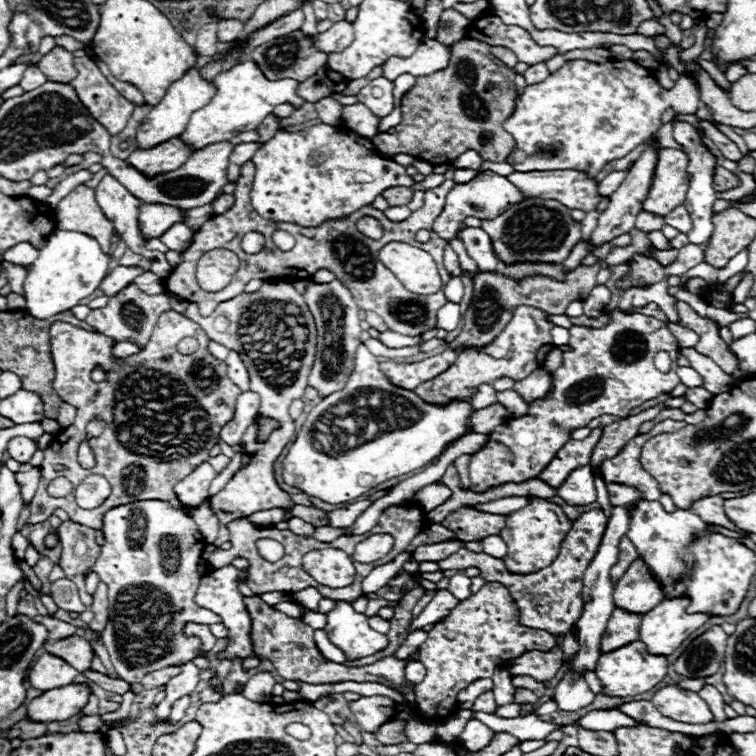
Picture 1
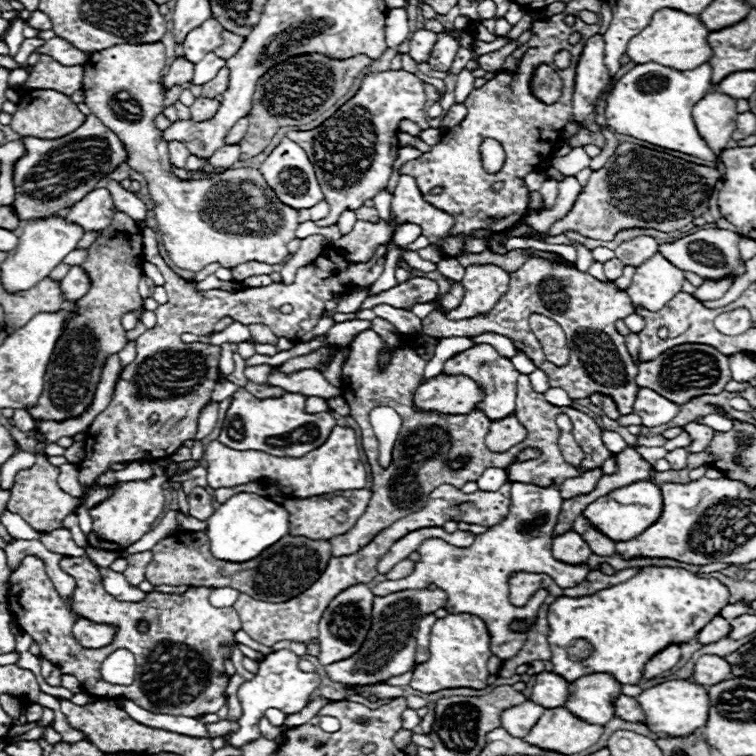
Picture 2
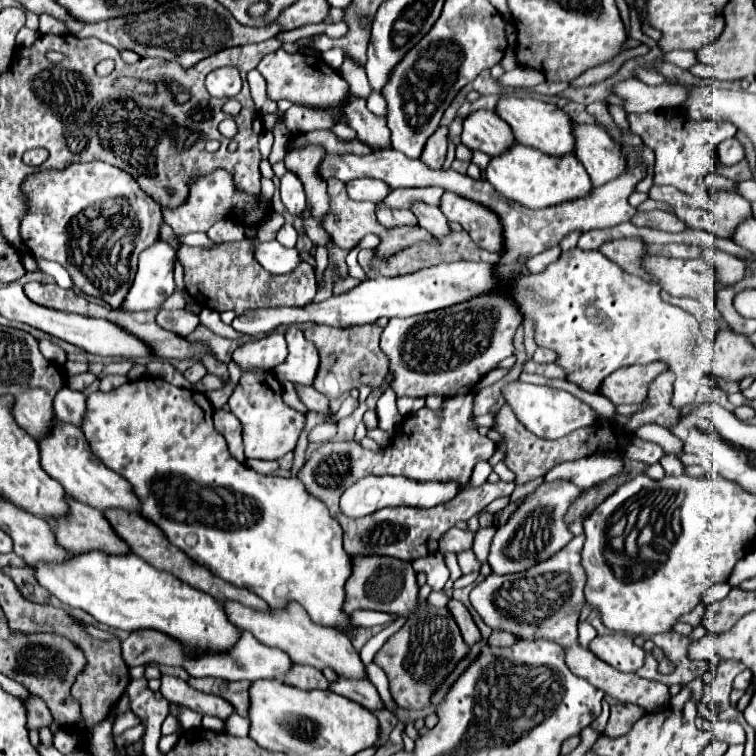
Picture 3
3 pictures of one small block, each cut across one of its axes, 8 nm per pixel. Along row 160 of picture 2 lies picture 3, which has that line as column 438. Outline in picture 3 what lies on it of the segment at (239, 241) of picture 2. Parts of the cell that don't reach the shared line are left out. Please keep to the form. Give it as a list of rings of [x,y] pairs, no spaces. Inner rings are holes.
[[[442,126],[428,138],[424,152],[420,154],[420,160],[428,164],[428,168],[432,170],[440,170],[446,160],[446,150],[448,150],[448,128]]]

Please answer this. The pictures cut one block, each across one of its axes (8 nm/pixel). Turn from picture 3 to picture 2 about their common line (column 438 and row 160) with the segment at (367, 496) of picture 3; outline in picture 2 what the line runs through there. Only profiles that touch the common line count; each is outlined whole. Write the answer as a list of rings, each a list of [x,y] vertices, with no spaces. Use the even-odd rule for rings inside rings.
[[[488,138],[482,142],[480,146],[480,154],[482,154],[482,164],[488,172],[496,172],[504,166],[504,150],[500,146],[500,142]]]

